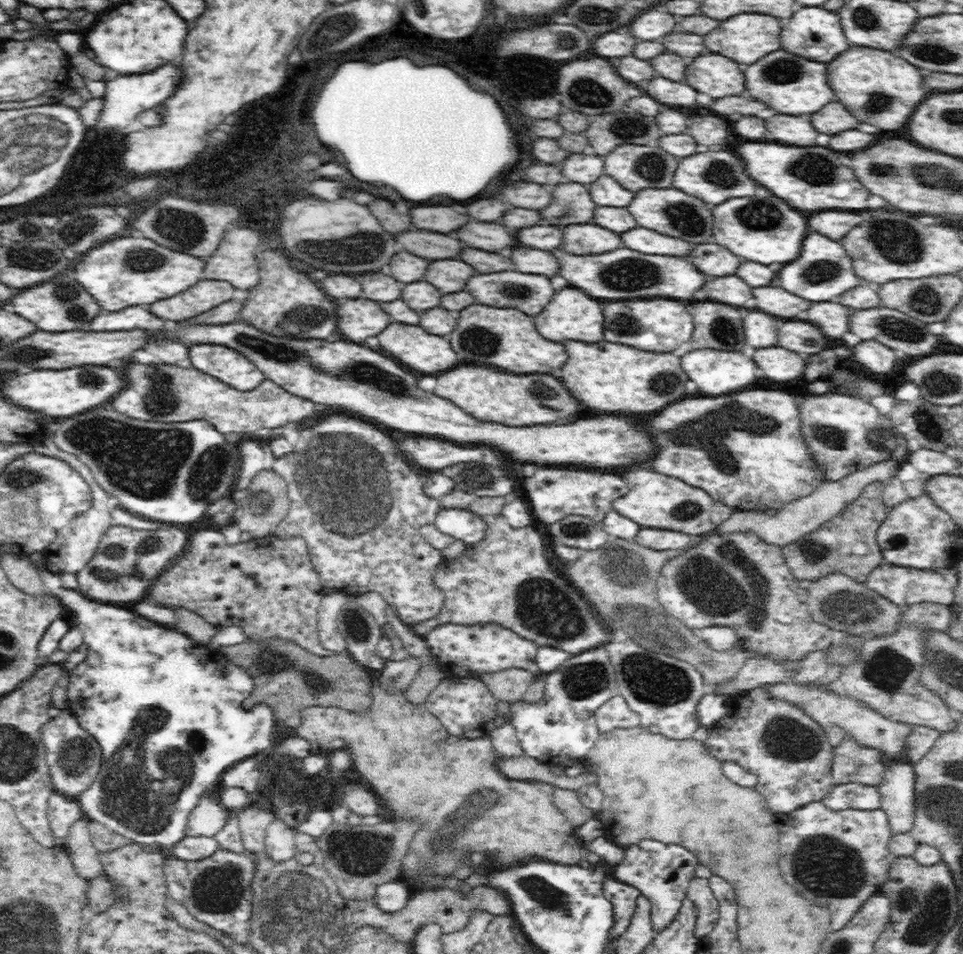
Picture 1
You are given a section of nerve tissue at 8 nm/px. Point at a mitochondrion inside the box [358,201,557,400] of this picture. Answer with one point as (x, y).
(478, 341)

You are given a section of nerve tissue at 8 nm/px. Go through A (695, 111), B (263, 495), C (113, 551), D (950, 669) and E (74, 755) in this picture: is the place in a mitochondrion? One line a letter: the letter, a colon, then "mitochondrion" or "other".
A: other
B: mitochondrion
C: mitochondrion
D: mitochondrion
E: mitochondrion

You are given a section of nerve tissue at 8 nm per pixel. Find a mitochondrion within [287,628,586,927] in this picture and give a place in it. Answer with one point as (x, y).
(477, 820)

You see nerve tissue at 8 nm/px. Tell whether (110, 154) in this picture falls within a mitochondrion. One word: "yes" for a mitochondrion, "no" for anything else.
no

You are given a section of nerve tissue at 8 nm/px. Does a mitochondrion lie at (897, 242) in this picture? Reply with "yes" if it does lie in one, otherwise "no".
yes

